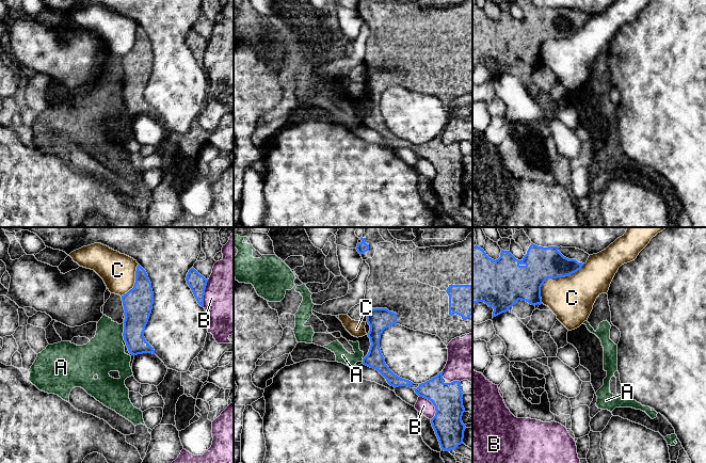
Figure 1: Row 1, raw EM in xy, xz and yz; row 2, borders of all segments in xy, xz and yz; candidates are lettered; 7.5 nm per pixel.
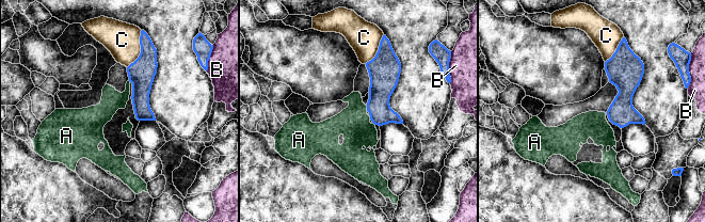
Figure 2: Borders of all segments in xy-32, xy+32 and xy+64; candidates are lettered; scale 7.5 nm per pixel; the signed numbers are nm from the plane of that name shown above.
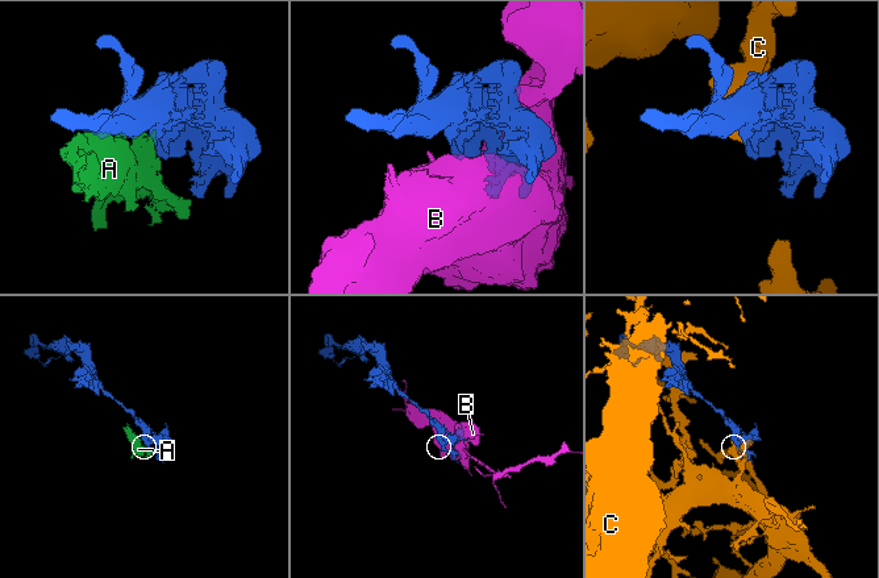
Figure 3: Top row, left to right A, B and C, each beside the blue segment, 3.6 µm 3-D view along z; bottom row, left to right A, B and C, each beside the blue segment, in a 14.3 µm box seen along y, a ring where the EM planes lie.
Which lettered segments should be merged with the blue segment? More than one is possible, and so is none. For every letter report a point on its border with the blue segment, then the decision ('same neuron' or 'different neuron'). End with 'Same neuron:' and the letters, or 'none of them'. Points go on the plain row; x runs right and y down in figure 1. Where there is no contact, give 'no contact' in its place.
A: xy (124, 93) | different neuron
B: xz (433, 165) | different neuron
C: yz (554, 38) | different neuron
Same neuron: none of them

